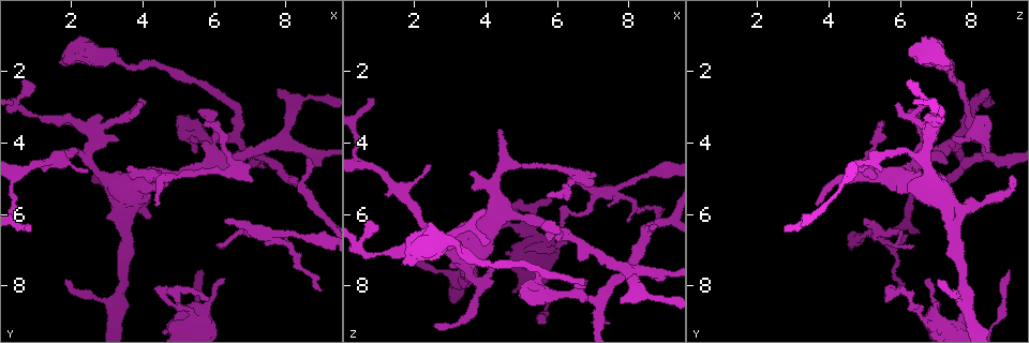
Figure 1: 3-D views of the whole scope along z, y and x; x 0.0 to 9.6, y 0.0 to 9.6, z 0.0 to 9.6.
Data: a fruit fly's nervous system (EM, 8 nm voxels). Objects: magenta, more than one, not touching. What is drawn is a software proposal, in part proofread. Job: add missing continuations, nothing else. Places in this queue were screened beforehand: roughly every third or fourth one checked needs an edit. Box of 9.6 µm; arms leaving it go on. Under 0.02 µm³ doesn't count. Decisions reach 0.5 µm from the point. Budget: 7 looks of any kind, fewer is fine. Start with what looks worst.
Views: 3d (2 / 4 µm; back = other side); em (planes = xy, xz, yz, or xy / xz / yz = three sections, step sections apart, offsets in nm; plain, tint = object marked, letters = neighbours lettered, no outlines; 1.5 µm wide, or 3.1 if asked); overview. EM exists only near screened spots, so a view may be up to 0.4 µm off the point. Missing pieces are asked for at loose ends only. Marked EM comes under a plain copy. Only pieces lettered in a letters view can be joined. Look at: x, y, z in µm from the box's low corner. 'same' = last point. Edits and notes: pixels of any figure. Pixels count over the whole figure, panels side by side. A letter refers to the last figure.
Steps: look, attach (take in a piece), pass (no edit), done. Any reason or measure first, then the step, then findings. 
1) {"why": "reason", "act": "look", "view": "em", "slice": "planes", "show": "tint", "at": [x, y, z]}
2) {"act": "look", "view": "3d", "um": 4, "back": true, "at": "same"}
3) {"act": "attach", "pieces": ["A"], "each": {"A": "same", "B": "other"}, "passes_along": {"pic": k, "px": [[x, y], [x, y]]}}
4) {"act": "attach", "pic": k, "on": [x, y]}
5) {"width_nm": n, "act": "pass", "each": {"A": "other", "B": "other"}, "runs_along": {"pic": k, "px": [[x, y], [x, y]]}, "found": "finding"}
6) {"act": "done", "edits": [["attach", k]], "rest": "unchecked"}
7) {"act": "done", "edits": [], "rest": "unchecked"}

{"why": "end of a long branch", "act": "look", "view": "3d", "um": 4, "at": [5.80, 8.40, 5.60]}

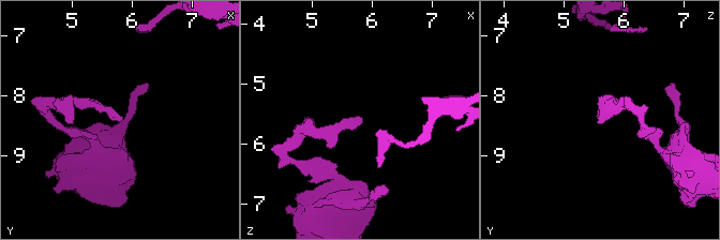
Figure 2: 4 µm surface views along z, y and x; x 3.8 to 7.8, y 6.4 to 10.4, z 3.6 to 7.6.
{"act": "look", "view": "em", "slice": "planes", "show": "letters", "at": [5.85, 8.45, 5.65]}

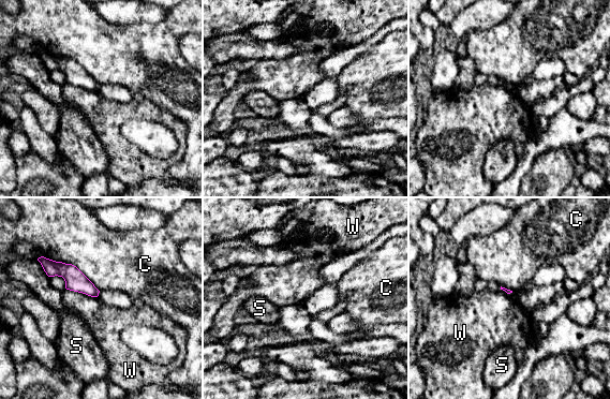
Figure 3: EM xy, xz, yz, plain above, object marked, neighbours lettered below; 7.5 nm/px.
{"longest_contact_nm": ["C", 500], "act": "pass", "each": {"C": "other", "S": "other", "W": "other"}, "runs_along": {"pic": 3, "px": [[47, 264], [67, 270], [95, 293]]}, "found": "none of them fits"}

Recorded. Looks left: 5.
{"why": "branch stops here", "act": "look", "view": "em", "slice": "planes", "show": "letters", "at": [9.05, 8.15, 5.90]}

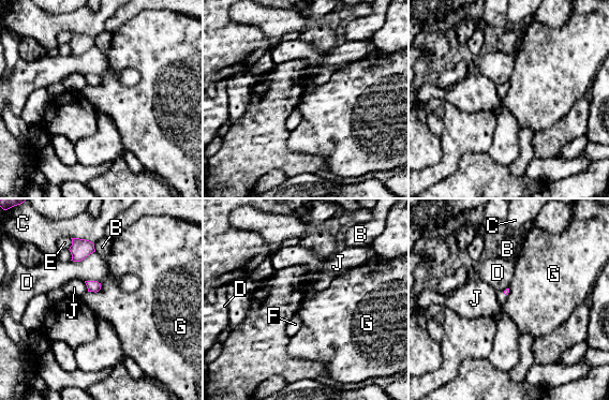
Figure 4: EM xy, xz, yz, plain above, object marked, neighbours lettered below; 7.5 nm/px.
{"longest_contact_nm": ["D", 200], "act": "pass", "each": {"B": "other", "C": "other", "D": "other", "E": "other", "F": "other", "G": "other", "J": "other"}, "border": {"pic": 4, "px": [[101, 283], [98, 291], [88, 292]]}, "found": "none of them fits"}

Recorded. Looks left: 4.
{"act": "look", "view": "em", "slice": "xz", "step": 4, "show": "letters", "at": [2.60, 4.95, 9.15]}

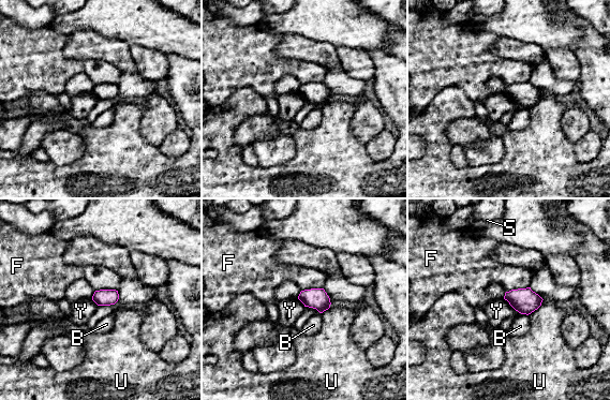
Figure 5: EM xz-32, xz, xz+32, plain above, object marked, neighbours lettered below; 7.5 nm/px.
{"width_nm": 130, "act": "pass", "each": {"B": "other", "F": "other", "S": "other", "U": "other", "Y": "other"}, "border": {"pic": 5, "px": [[503, 298], [519, 312]]}, "found": "no lettered piece goes on from it"}

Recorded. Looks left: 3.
{"act": "done", "edits": [], "rest": "unchecked"}

